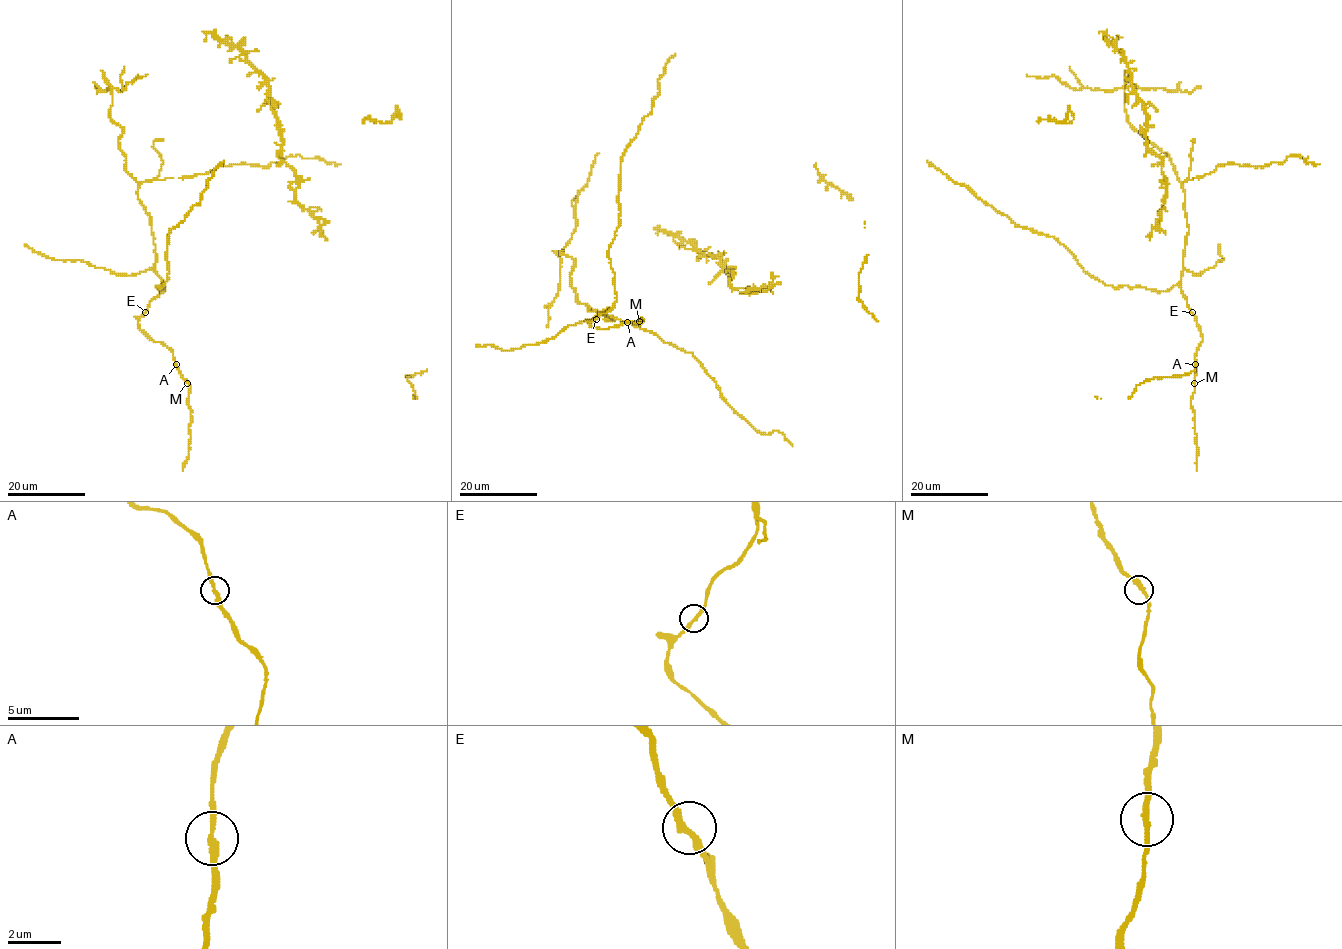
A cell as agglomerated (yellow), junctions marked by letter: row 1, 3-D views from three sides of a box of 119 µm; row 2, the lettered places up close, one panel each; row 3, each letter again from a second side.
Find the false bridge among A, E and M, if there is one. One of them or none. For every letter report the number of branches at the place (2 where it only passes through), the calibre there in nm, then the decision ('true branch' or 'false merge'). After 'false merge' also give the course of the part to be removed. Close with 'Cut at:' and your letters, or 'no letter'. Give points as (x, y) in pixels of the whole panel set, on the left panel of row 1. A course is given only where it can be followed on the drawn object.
A: branches 2; calibre 240 nm; true branch
E: branches 2; calibre 260 nm; true branch
M: branches 2; calibre 240 nm; true branch
Cut at: no letter

